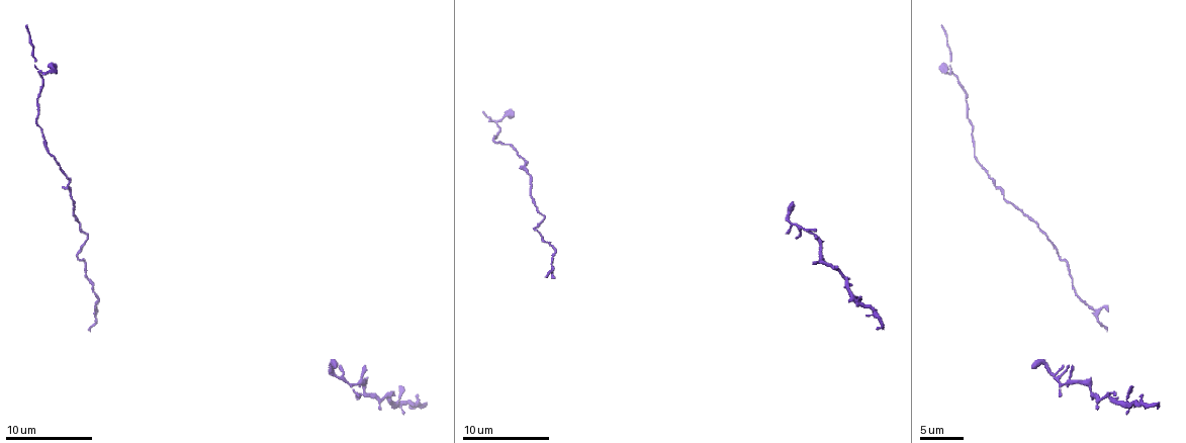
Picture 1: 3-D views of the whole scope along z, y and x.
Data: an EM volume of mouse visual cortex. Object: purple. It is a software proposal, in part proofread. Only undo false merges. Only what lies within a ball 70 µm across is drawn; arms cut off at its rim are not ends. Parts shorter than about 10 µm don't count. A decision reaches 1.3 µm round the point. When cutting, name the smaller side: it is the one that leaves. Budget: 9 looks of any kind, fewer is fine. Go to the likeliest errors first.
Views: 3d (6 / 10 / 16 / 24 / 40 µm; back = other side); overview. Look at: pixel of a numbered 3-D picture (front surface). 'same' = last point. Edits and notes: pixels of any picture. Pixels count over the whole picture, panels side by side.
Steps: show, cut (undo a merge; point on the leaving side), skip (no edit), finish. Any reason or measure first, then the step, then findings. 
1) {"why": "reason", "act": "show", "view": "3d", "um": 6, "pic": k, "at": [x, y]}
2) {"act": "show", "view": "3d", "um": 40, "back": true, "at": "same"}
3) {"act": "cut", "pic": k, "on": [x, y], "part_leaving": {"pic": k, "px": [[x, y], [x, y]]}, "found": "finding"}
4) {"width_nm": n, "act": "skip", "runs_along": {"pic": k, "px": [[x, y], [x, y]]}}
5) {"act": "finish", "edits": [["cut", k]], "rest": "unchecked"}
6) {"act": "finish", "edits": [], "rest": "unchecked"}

{"why": "two arms in line, one across", "act": "show", "view": "3d", "um": 6, "pic": 1, "at": [39, 76]}

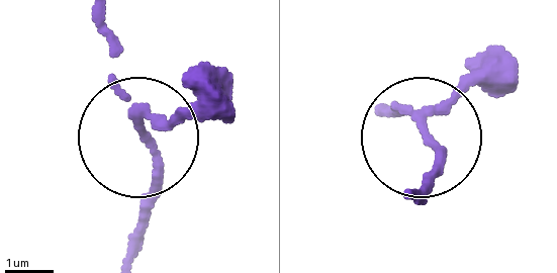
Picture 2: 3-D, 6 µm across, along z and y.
{"act": "show", "view": "3d", "um": 6, "back": true, "pic": 2, "at": [143, 132]}

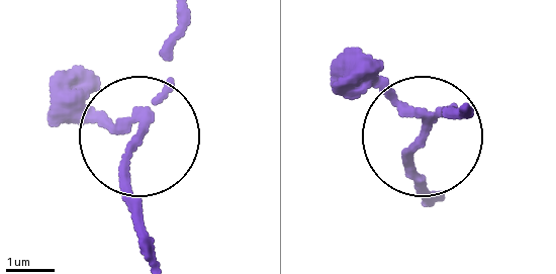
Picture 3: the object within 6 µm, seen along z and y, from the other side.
{"width_nm": 140, "act": "skip", "runs_along": {"pic": 3, "px": [[439, 196], [414, 152], [431, 120], [471, 112]]}, "found": "continuous, no second neuron"}

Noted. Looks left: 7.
{"why": "three-way junction", "act": "show", "view": "3d", "um": 10, "pic": 1, "at": [364, 391]}

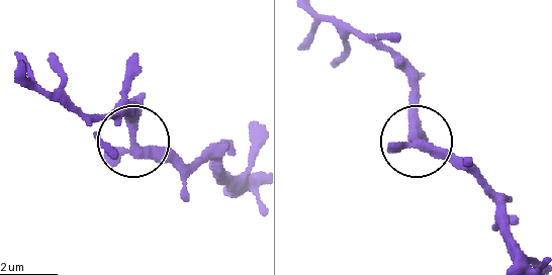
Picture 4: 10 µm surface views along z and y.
{"arms": 3, "act": "skip", "found": "all the same neuron"}

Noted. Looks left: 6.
{"why": "four arms meet", "act": "show", "view": "3d", "um": 10, "pic": 1, "at": [795, 224]}

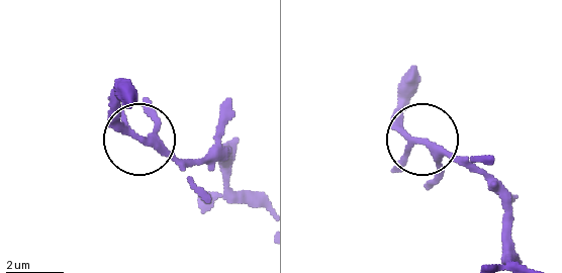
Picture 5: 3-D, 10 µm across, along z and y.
{"arms": 4, "act": "skip", "found": "all the same neuron"}

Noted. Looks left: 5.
{"act": "show", "view": "3d", "um": 10, "pic": 1, "at": [1101, 324]}

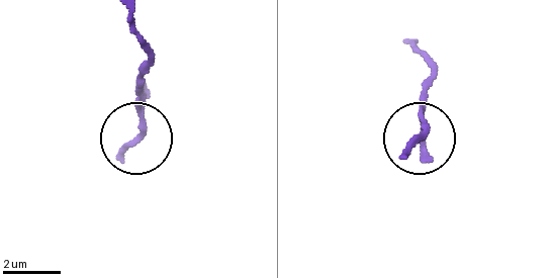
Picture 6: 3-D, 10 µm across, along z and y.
{"width_nm": 190, "act": "skip", "runs_along": {"pic": 6, "px": [[424, 132], [420, 89]]}, "found": "continuous, no second neuron"}

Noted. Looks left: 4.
{"act": "finish", "edits": [], "rest": "unchecked"}

